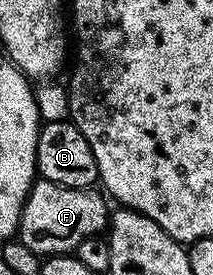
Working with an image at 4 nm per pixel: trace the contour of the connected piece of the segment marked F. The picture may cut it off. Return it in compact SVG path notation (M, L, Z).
M39 178L31 187L22 216L18 222L17 238L34 255L49 257L77 252L80 241L93 235L102 235L108 227L107 200L94 189L61 187Z

